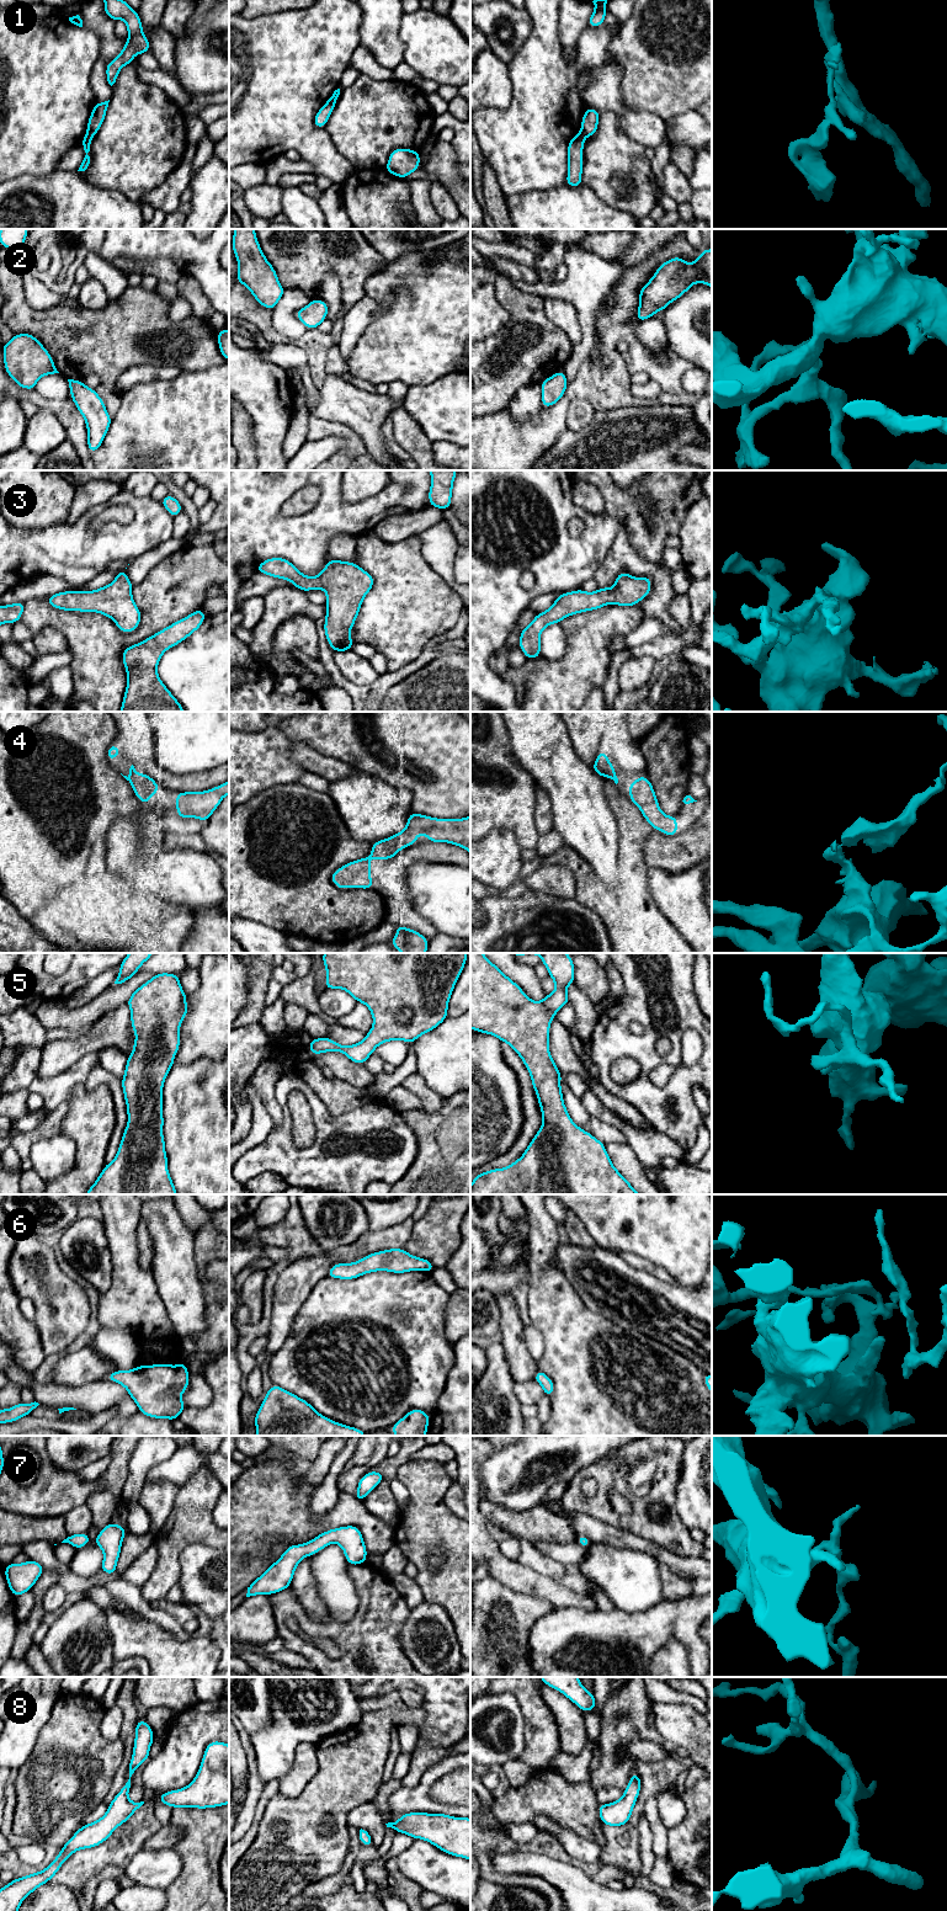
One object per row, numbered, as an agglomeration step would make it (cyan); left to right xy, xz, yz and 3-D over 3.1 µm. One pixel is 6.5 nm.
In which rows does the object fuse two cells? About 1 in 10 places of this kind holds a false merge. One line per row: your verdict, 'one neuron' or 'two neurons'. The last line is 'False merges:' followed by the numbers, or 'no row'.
1: two neurons
2: one neuron
3: one neuron
4: one neuron
5: one neuron
6: one neuron
7: one neuron
8: one neuron
False merges: 1

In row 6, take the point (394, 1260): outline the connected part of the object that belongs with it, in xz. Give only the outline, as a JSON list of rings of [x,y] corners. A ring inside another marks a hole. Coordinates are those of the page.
[[[389,1249],[367,1255],[357,1262],[335,1263],[326,1277],[355,1279],[365,1273],[387,1271],[405,1273],[410,1271],[432,1272],[435,1266],[426,1258],[415,1257],[403,1249]]]

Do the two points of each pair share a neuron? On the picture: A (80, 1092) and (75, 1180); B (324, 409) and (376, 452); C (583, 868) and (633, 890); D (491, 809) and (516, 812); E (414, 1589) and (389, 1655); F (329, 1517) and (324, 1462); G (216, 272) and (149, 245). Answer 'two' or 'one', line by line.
A: one
B: one
C: one
D: one
E: two
F: two
G: one

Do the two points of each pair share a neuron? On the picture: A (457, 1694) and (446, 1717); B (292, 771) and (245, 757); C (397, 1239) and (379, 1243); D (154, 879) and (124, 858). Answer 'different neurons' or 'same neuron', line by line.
A: same neuron
B: same neuron
C: same neuron
D: same neuron

